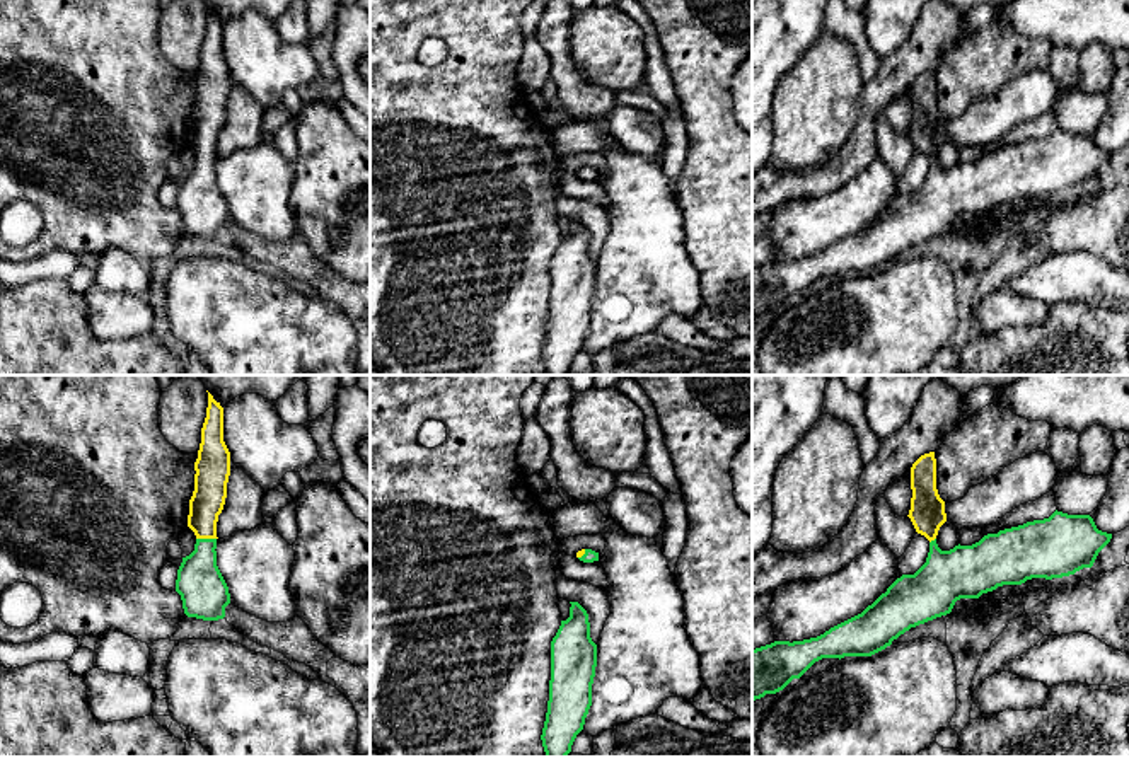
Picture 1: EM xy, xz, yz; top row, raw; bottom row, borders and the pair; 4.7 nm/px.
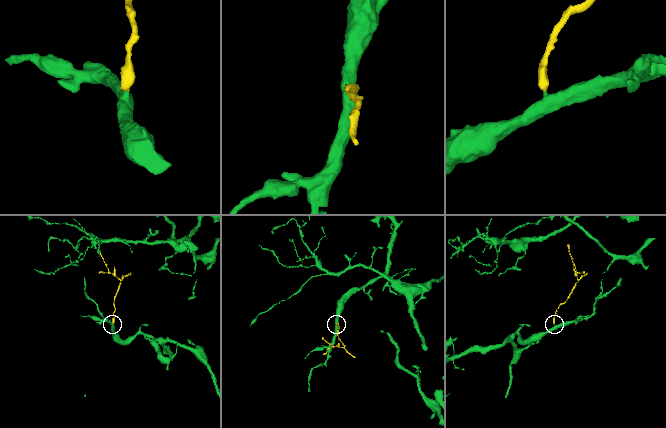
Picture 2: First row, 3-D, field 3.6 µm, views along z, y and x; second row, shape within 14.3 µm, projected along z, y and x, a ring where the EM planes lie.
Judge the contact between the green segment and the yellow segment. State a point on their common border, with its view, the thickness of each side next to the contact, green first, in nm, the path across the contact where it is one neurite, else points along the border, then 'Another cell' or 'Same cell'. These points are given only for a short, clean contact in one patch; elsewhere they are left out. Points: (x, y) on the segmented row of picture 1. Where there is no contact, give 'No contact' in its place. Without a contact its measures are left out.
Touches green at xy (207, 539). Thickness 220 nm (green) against 160 nm. Same cell

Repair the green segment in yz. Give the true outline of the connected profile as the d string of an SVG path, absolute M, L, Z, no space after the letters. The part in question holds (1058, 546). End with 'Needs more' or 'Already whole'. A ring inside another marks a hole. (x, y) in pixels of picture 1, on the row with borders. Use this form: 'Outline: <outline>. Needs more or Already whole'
Outline: M935 452L921 455L911 467L909 518L918 534L929 540L926 563L914 575L902 575L861 614L803 641L774 641L752 650L752 702L766 694L783 691L822 658L871 656L892 644L900 634L952 612L960 598L979 598L1003 585L1022 585L1032 578L1062 578L1091 568L1112 534L1097 529L1090 515L1054 511L1049 518L987 534L972 546L941 551L936 544L940 527L947 522L945 501L936 489Z. Needs more

